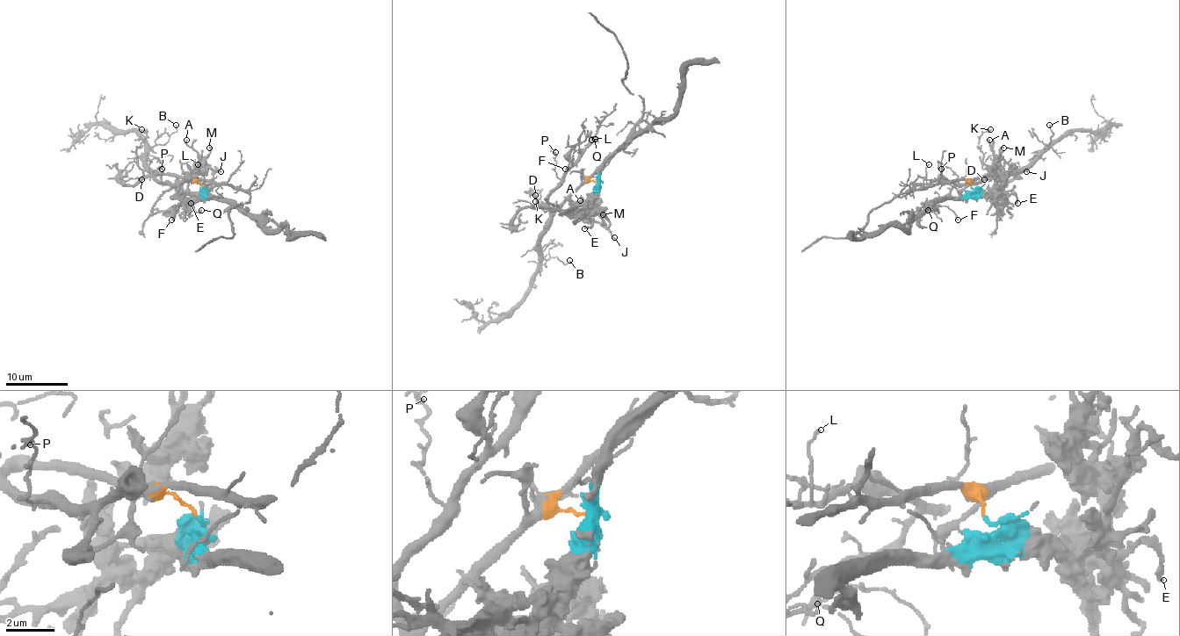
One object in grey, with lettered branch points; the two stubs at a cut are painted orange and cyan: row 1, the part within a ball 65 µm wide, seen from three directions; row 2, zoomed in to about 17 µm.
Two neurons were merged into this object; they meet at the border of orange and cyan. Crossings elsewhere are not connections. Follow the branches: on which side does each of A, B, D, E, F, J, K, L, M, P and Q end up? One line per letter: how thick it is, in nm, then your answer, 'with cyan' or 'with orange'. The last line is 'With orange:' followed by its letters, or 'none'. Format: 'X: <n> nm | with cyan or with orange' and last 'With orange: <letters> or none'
A: 150 nm | with cyan
B: 90 nm | with orange
D: 140 nm | with orange
E: 200 nm | with cyan
F: 100 nm | with orange
J: 170 nm | with cyan
K: 170 nm | with orange
L: 110 nm | with orange
M: 160 nm | with cyan
P: 130 nm | with orange
Q: 120 nm | with orange
With orange: B, D, F, K, L, P, Q

